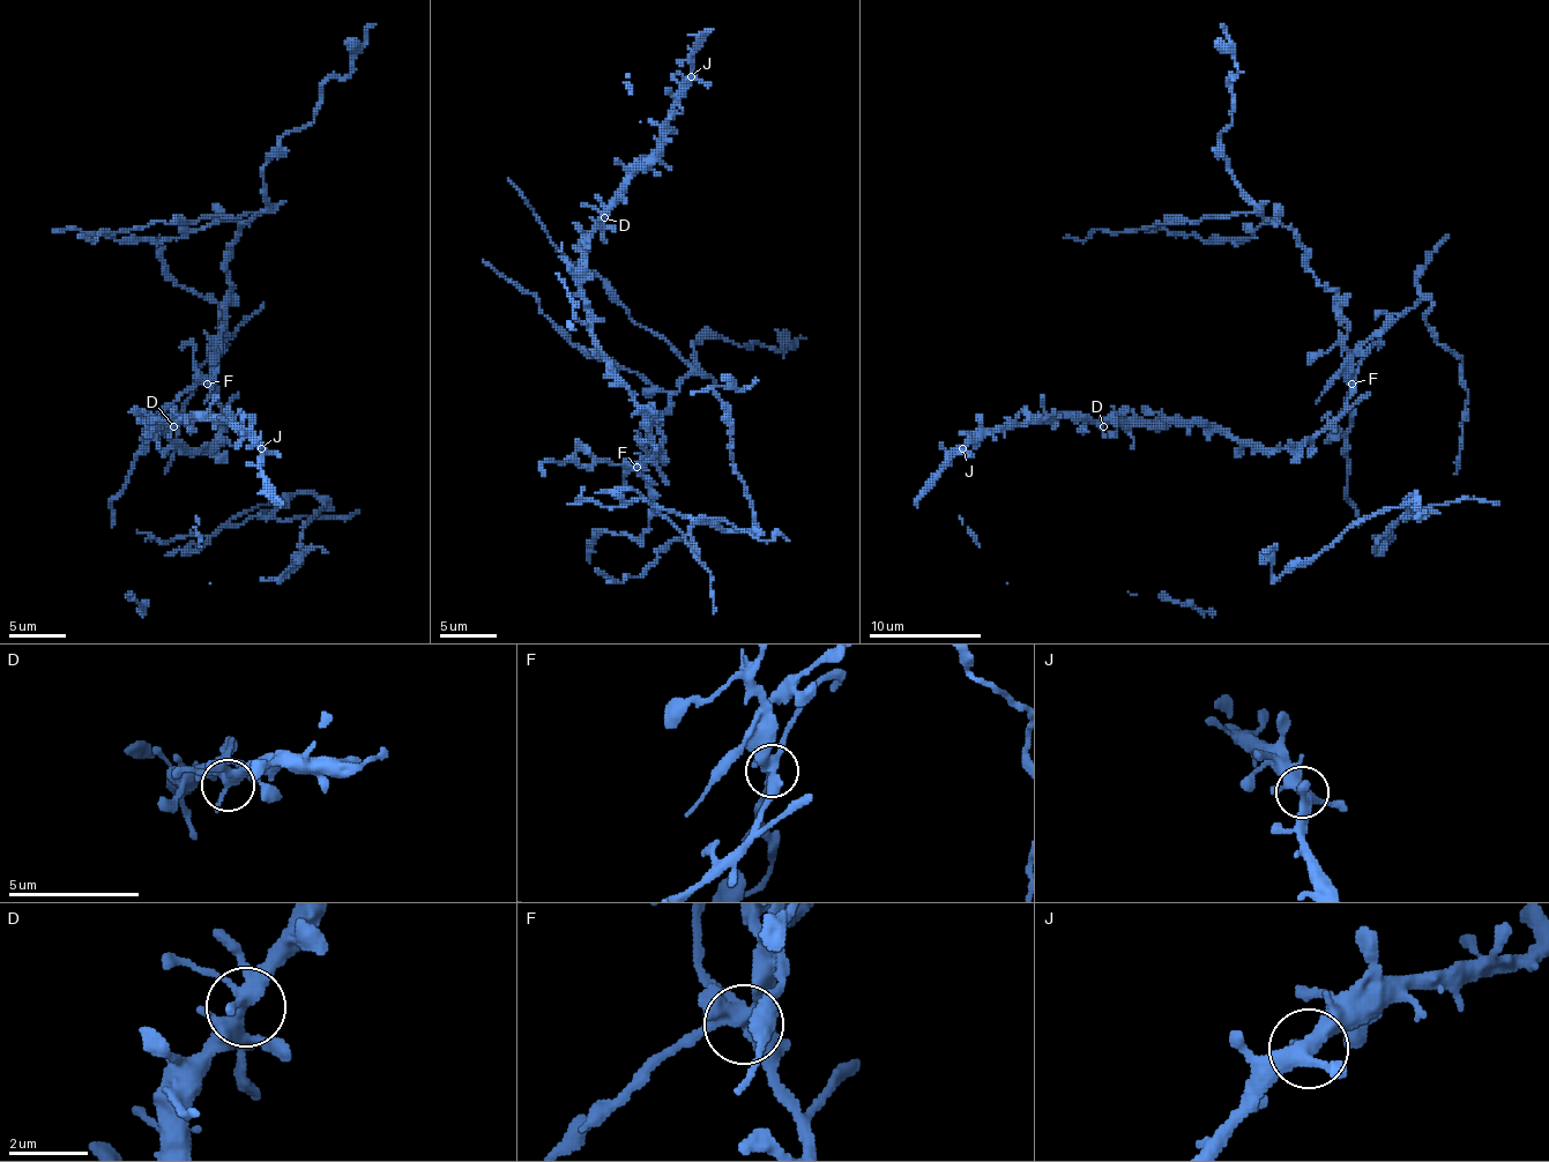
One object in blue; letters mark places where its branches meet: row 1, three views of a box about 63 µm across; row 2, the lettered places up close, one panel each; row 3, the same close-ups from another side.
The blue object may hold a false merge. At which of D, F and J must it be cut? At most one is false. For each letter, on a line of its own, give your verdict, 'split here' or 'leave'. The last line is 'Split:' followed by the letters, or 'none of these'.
D: leave
F: split here
J: leave
Split: F

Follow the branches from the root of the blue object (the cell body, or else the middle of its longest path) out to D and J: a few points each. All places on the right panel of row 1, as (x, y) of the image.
D: (1350, 387), (1347, 407), (1335, 417), (1286, 448), (1260, 448), (1196, 423), (1119, 426), (1108, 421), (1103, 426)
J: (1350, 387), (1335, 417), (1286, 448), (1260, 448), (1196, 423), (1119, 426), (1080, 417), (1010, 423), (962, 448)

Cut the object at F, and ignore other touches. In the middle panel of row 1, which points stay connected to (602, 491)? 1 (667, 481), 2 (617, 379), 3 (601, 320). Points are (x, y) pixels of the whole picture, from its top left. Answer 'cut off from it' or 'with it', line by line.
1: cut off from it
2: cut off from it
3: cut off from it

